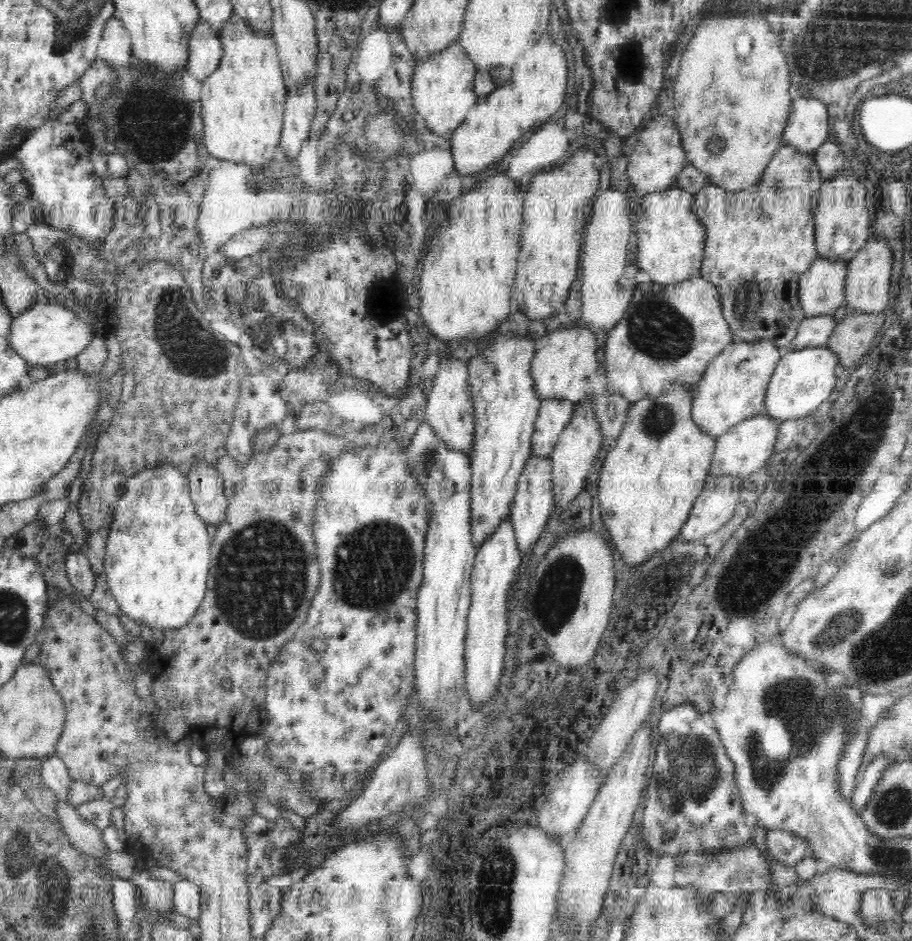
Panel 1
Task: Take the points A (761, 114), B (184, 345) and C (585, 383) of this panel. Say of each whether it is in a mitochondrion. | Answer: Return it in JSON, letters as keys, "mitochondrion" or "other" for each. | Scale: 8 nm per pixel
{"A":"other","B":"mitochondrion","C":"other"}

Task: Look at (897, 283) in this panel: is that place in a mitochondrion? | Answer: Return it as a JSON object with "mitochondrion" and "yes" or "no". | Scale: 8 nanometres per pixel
{"mitochondrion":"no"}

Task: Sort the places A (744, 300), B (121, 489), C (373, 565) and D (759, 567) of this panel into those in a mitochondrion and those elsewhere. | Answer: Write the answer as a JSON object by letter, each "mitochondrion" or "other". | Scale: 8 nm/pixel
{"A":"mitochondrion","B":"other","C":"mitochondrion","D":"mitochondrion"}

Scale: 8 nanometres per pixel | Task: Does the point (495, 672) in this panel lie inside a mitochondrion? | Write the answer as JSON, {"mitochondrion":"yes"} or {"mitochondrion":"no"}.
{"mitochondrion":"no"}

